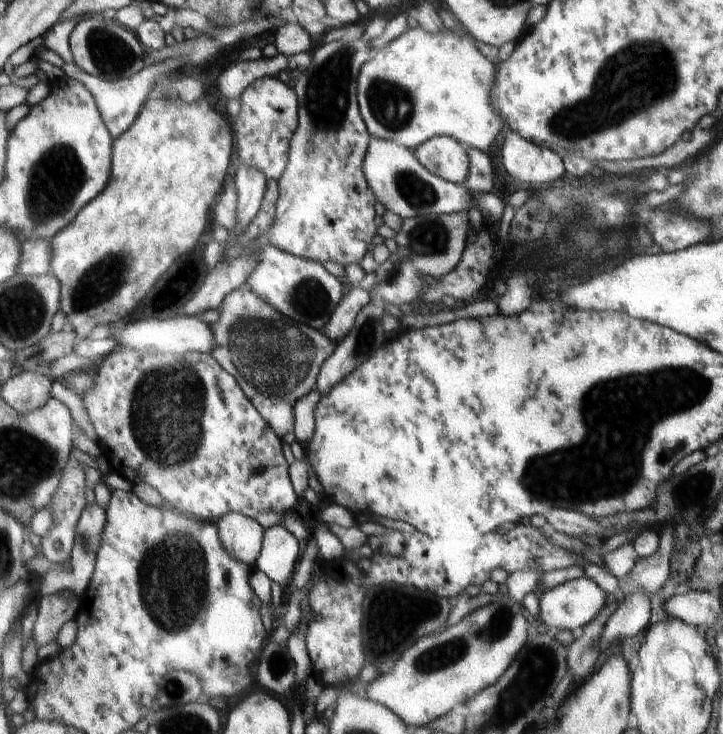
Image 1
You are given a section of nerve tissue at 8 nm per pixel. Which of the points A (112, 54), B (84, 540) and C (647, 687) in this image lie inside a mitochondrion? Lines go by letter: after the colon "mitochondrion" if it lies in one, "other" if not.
A: mitochondrion
B: mitochondrion
C: other

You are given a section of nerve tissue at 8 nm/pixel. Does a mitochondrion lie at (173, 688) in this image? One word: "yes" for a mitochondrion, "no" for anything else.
yes

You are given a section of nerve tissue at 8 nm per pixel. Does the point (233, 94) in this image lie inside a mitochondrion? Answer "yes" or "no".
no

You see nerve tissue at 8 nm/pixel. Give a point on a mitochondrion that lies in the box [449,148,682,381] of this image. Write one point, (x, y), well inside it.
(585, 217)

